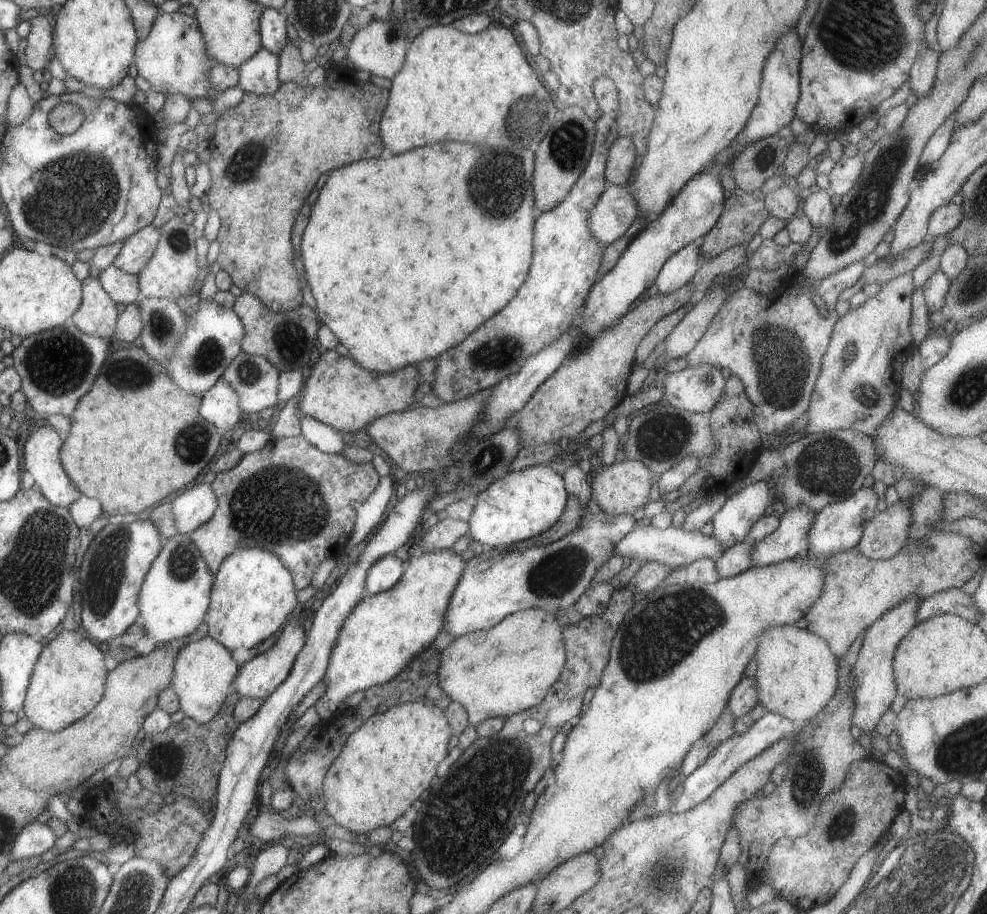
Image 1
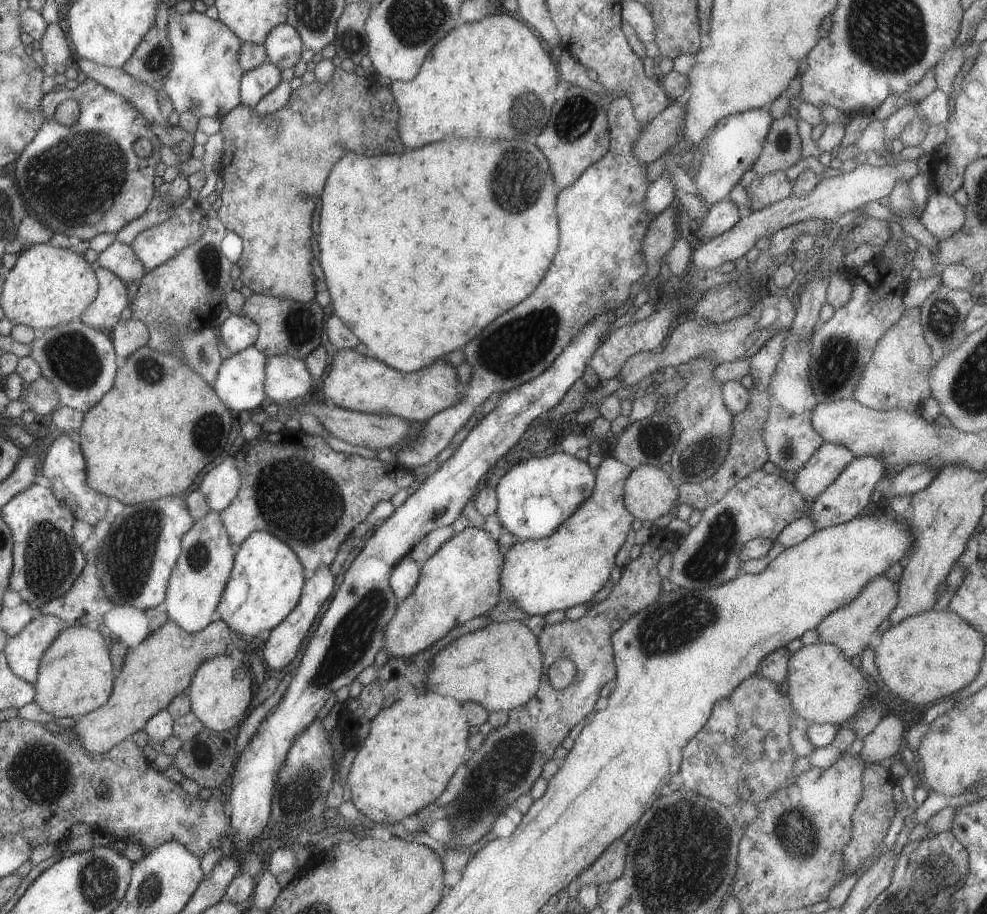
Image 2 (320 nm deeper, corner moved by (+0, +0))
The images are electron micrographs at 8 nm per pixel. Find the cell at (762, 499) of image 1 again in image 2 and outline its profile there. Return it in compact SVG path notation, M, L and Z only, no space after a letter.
M824 442L809 456L807 465L795 472L791 486L807 502L813 501L855 456L841 444Z

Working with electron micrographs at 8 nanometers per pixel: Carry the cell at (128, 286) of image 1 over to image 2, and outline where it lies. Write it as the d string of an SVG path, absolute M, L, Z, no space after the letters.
M114 241L103 252L97 254L95 265L109 270L113 276L117 276L125 286L137 284L146 273L143 264L135 258L129 244L121 244Z

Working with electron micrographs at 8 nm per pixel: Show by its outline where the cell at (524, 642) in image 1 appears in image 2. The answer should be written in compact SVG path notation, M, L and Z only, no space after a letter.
M524 622L490 623L484 628L459 636L435 652L427 672L427 691L455 700L477 702L490 711L509 711L536 696L543 674L543 654L537 637Z

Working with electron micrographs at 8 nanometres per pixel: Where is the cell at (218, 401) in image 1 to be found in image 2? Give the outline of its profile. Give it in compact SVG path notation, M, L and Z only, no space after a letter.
M253 345L222 360L213 382L213 392L219 398L219 402L223 402L223 406L226 406L232 414L235 415L243 410L249 412L258 408L266 397L263 392L265 360L267 360L265 354L259 352Z

